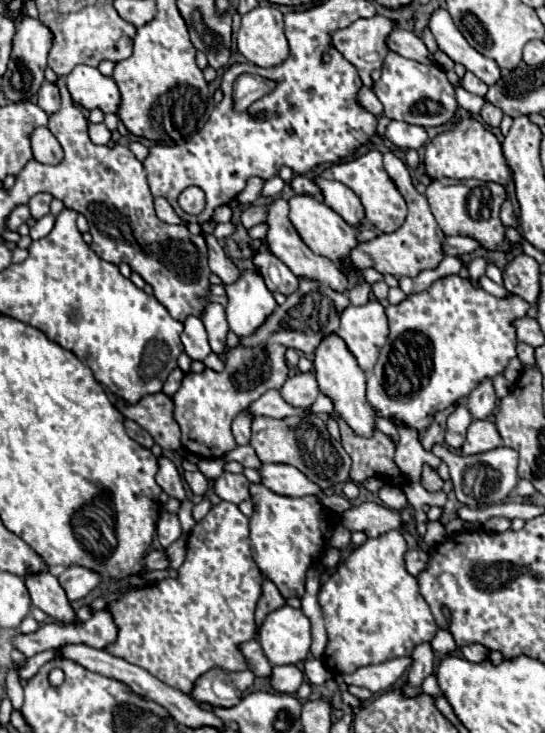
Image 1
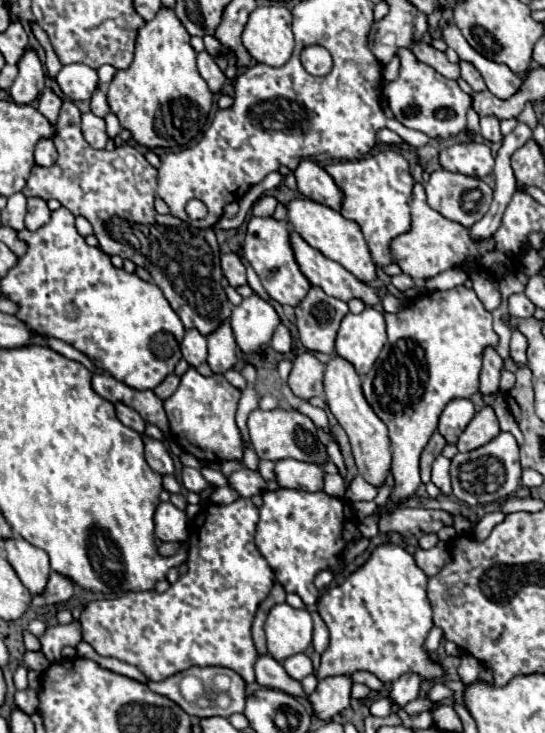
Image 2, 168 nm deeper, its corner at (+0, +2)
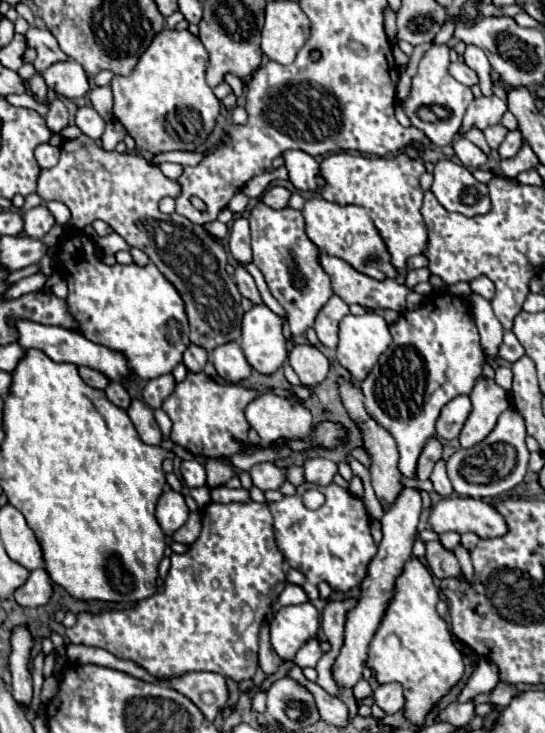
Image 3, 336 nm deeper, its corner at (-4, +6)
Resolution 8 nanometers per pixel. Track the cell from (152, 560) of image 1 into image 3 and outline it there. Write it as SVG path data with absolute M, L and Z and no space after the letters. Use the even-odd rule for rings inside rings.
M191 513L187 523L173 535L173 541L183 543L183 545L191 545L201 533L201 517L197 513Z

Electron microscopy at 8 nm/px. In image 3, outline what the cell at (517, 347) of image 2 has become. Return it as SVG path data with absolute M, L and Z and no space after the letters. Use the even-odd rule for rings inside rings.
M505 331L505 337L503 337L503 343L499 347L499 357L507 359L507 361L517 361L525 355L525 349L521 347L521 343L517 341L517 337L511 333L511 331Z

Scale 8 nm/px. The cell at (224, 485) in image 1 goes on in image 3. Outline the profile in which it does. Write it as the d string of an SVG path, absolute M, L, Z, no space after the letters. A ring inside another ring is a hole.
M259 463L249 473L253 479L253 485L259 487L261 491L279 489L281 483L285 481L285 471L279 469L275 463Z

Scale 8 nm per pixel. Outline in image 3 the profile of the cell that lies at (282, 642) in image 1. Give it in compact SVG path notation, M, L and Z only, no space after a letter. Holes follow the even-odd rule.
M311 603L281 607L271 621L271 645L277 655L291 661L301 645L317 635L319 613Z

